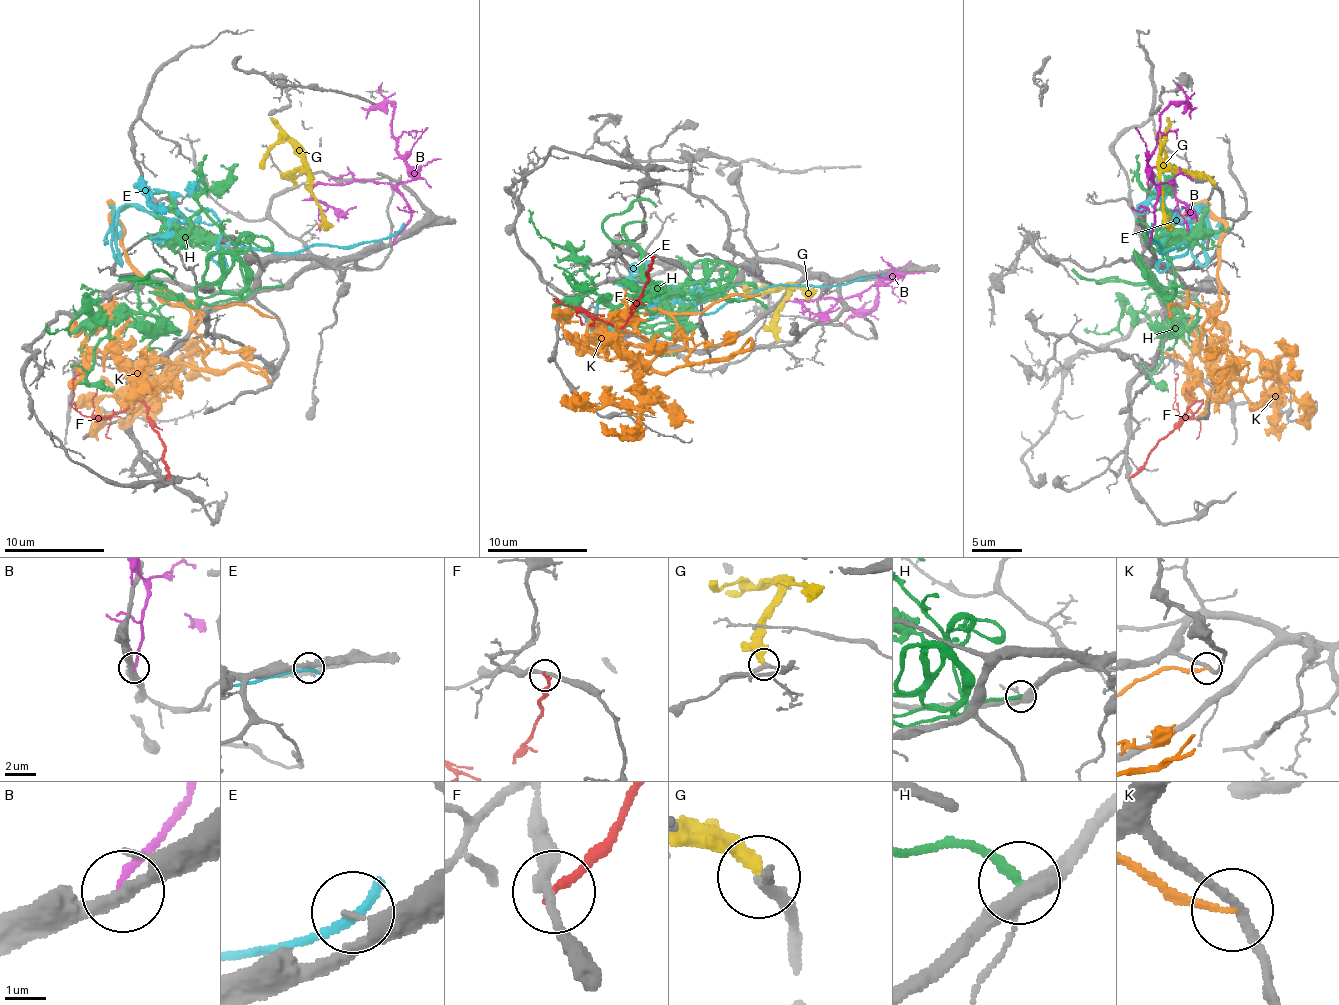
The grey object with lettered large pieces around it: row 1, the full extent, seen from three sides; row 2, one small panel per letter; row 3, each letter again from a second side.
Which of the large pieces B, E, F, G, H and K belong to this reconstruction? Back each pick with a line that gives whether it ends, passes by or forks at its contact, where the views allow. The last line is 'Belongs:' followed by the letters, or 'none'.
Belongs: none

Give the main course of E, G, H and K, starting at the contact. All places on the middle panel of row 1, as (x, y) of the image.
E: (880, 275), (767, 285), (707, 313), (692, 293), (702, 283), (710, 293), (610, 333), (599, 320)
G: (777, 340), (777, 310), (787, 288), (752, 290), (745, 288)
H: (767, 308), (720, 293), (650, 290), (610, 305), (582, 265), (539, 232), (527, 210)
K: (760, 295), (677, 315), (690, 353), (665, 373), (579, 345), (564, 330), (564, 313), (552, 313)

